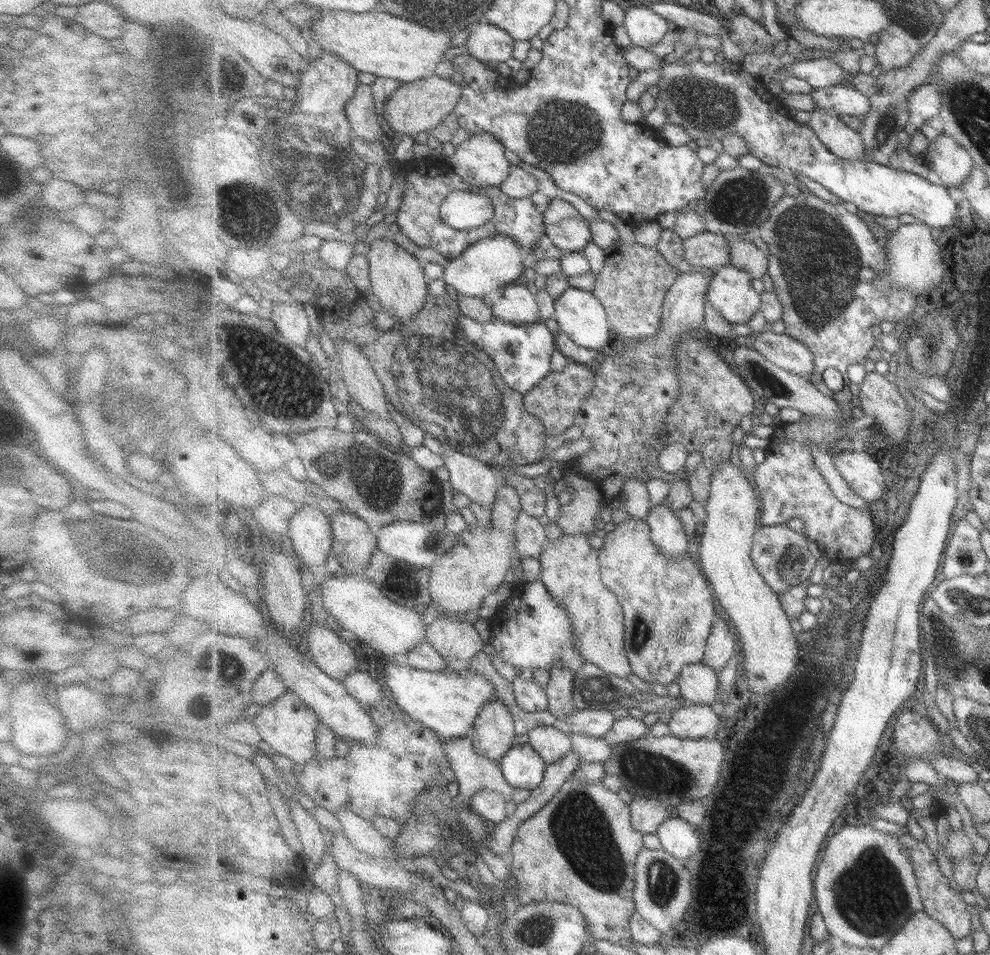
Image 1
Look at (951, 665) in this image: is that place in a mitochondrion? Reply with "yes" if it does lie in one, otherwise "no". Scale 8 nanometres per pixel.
yes

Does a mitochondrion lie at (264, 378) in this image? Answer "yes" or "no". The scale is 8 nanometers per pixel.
yes

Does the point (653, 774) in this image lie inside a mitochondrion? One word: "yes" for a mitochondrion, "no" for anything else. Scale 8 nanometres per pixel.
yes

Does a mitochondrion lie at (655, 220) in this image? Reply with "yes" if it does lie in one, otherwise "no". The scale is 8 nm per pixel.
no

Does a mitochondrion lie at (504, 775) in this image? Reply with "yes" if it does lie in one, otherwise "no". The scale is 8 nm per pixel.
no

